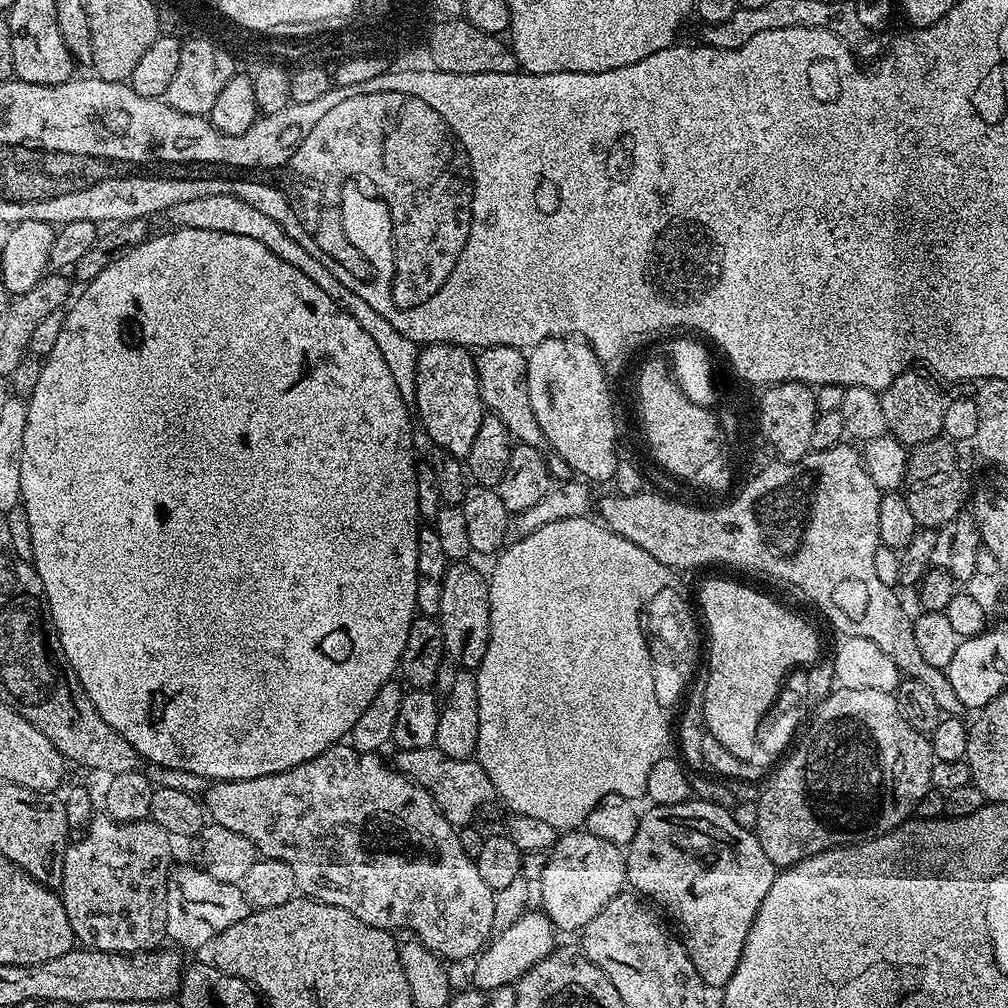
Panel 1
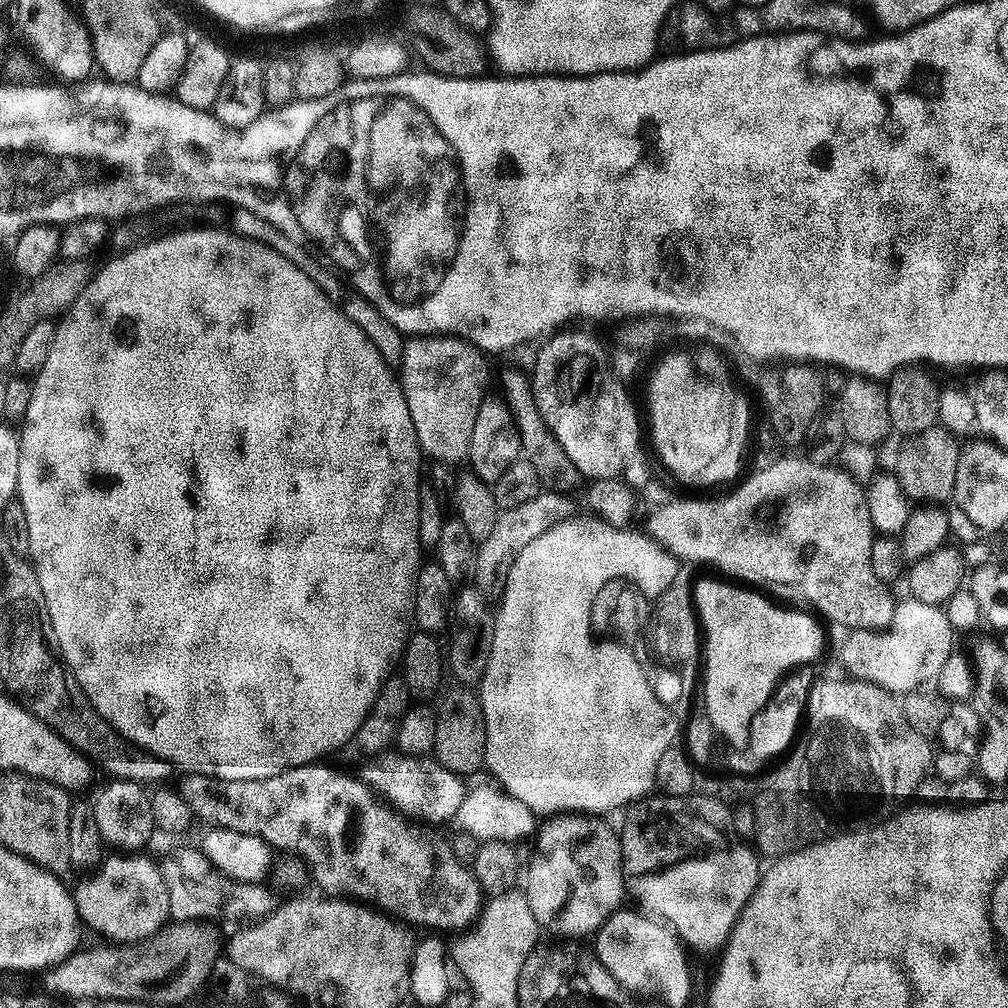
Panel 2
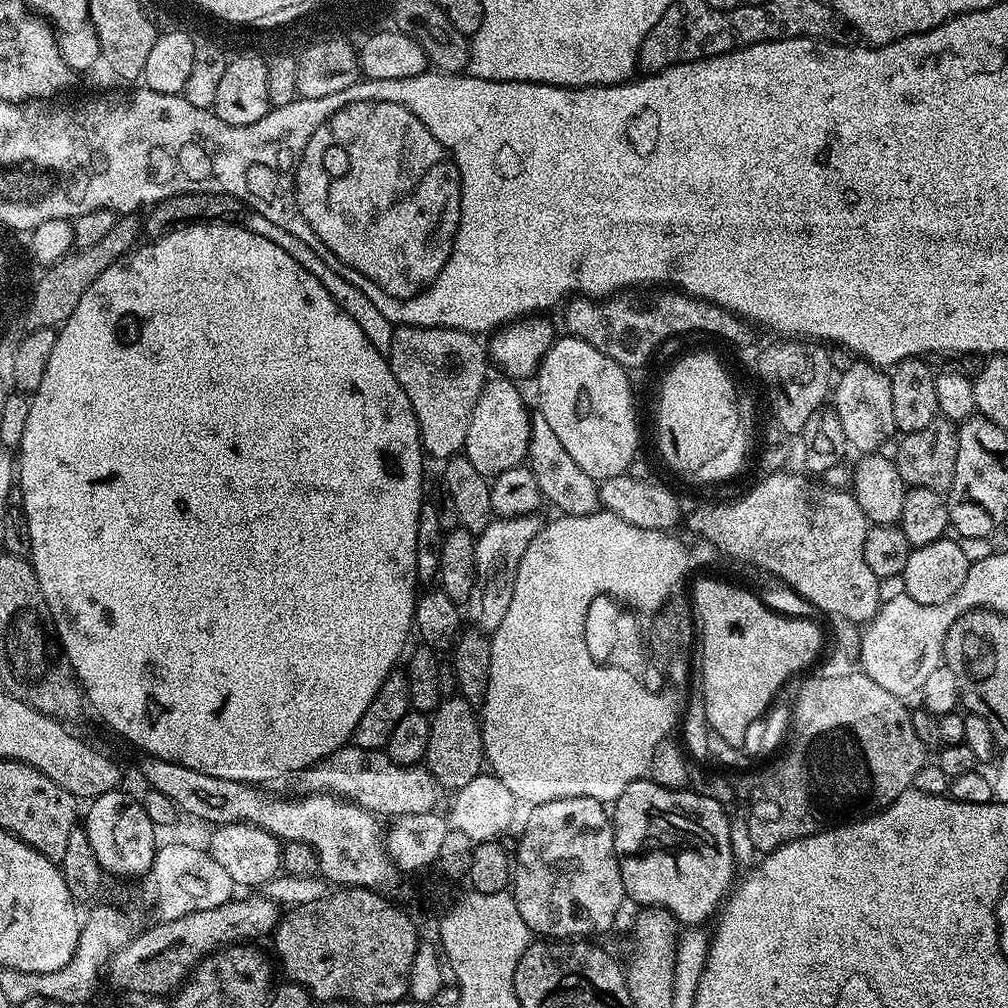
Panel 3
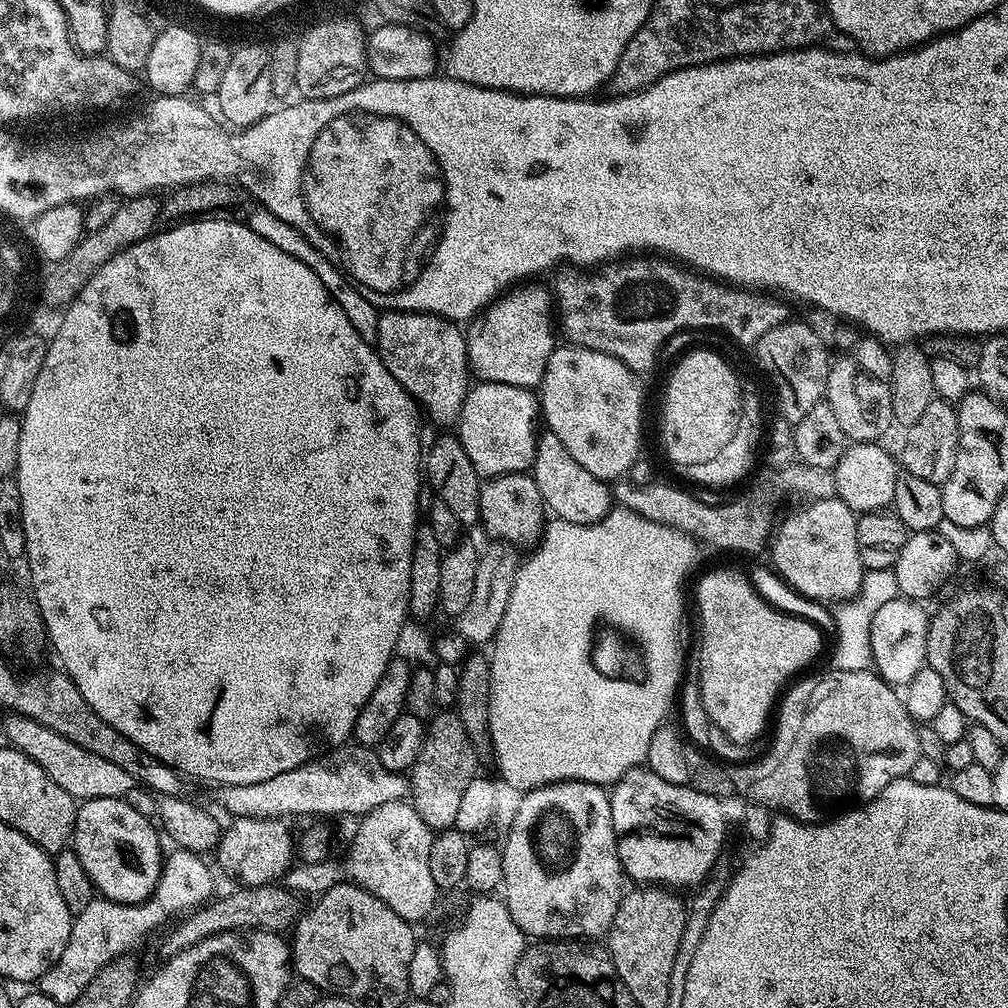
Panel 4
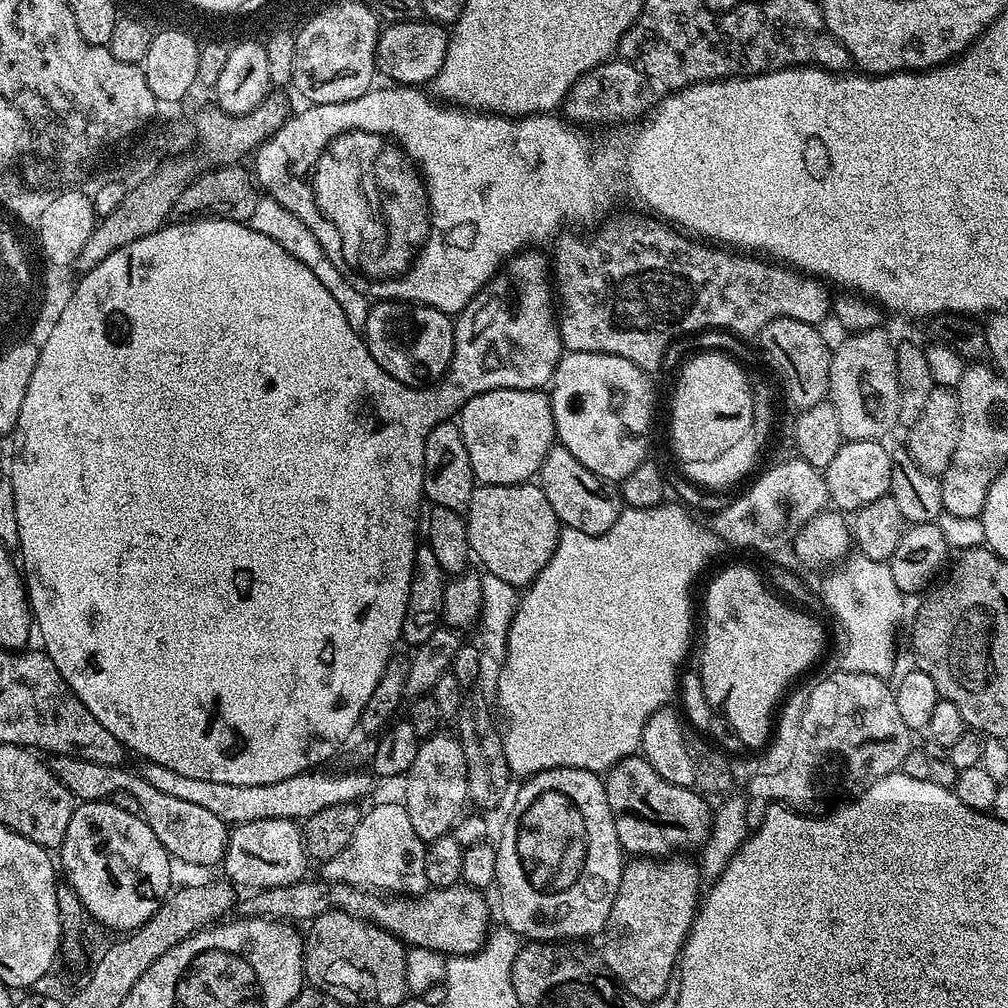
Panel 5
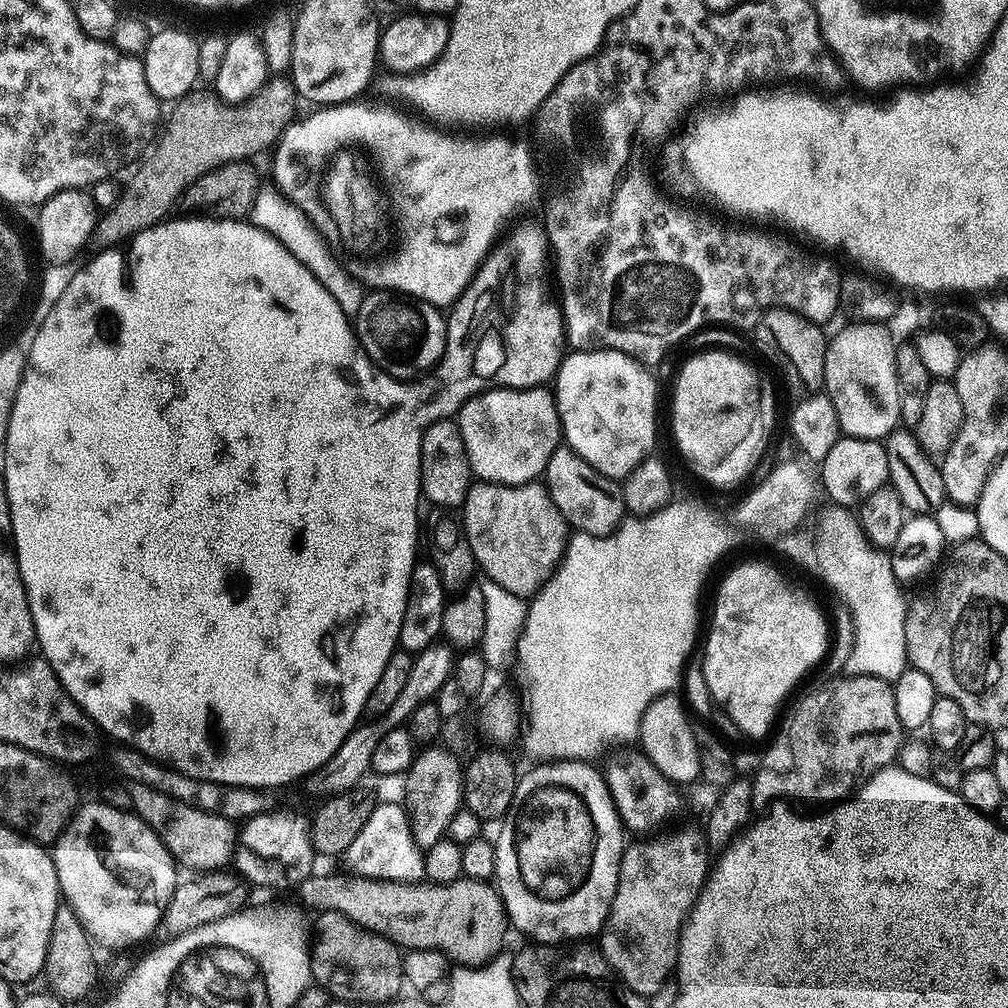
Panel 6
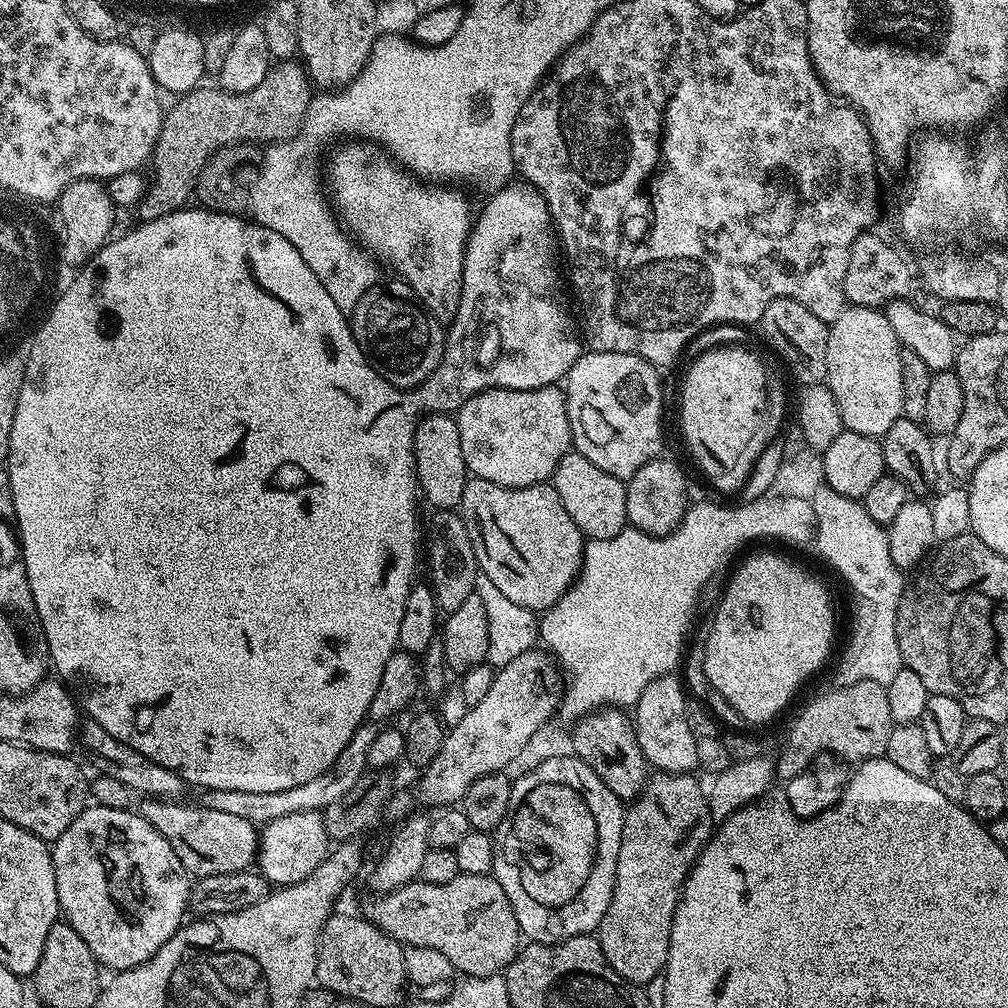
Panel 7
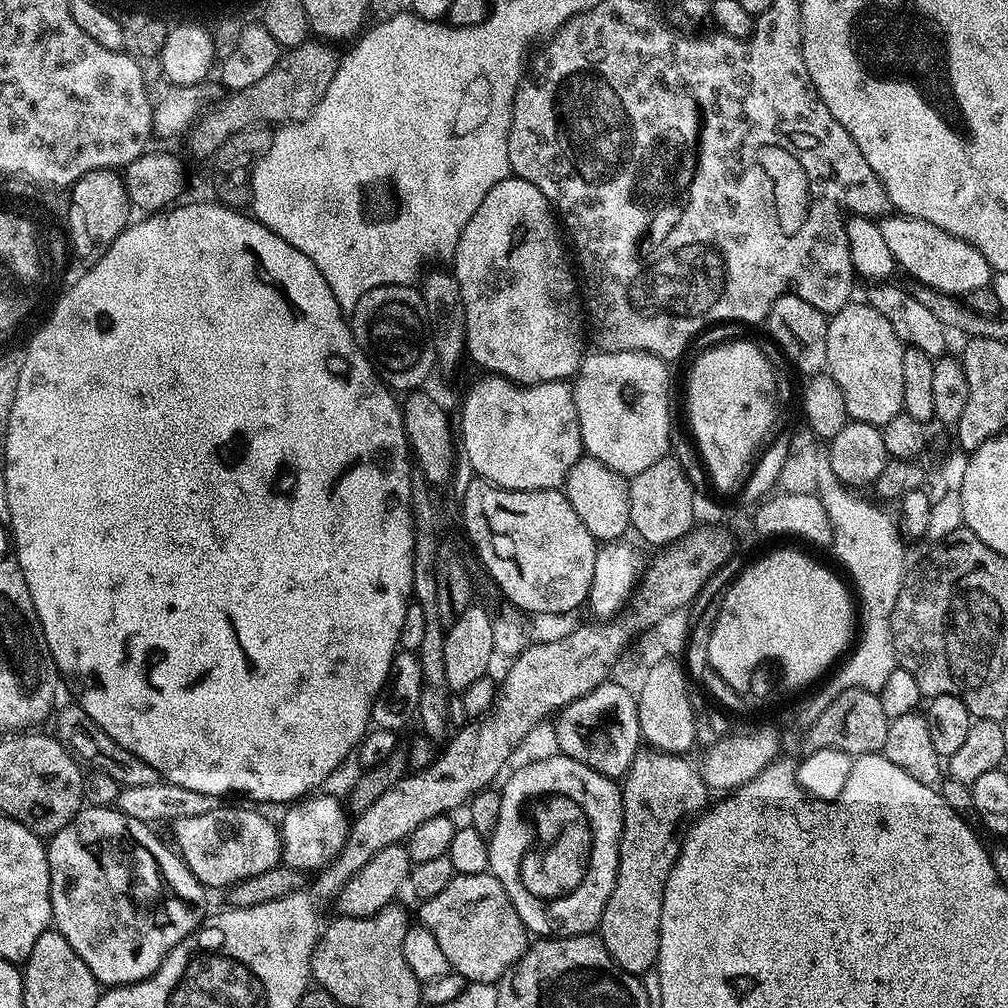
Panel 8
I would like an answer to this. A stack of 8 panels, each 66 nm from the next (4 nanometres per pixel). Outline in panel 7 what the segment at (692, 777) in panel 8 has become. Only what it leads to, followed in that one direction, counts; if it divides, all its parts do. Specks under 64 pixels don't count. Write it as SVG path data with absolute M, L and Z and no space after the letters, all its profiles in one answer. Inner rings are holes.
M662 771L649 775L644 789L624 813L614 890L598 929L598 939L606 962L630 984L643 986L663 973L670 926L684 879L700 854L701 842L710 836L708 798L694 777ZM691 832L696 832L699 842L684 840Z

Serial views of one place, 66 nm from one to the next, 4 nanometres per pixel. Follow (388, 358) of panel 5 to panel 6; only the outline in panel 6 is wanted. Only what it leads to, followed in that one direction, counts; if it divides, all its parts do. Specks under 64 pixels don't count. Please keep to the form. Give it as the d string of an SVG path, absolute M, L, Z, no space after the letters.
M372 290L365 295L354 317L361 348L383 372L405 382L435 369L448 340L446 316L441 309L399 292Z

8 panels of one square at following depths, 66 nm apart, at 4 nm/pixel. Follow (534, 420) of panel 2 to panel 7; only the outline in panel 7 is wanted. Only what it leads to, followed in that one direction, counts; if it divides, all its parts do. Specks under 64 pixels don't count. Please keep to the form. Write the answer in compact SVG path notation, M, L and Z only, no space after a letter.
M569 450L560 459L551 474L550 483L558 490L558 498L562 498L566 514L574 518L574 526L578 526L588 540L614 538L628 524L625 481L606 474L606 470L598 470L598 466L580 452Z

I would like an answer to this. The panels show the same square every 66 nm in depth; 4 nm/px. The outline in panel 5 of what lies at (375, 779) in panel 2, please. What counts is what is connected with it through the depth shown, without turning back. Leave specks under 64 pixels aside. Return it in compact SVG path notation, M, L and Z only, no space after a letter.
M147 762L141 763L141 765L141 768L138 768L139 776L146 782L150 782L155 789L171 797L182 798L185 802L194 802L198 806L210 810L210 814L222 818L222 822L229 826L258 822L262 818L282 818L303 822L309 820L314 814L318 814L318 810L326 810L326 806L363 801L363 796L372 788L373 780L367 771L365 771L366 773L344 773L309 770L294 774L290 778L282 778L282 782L223 784L222 782L210 782L206 778L186 778L186 774L166 770L166 766Z

